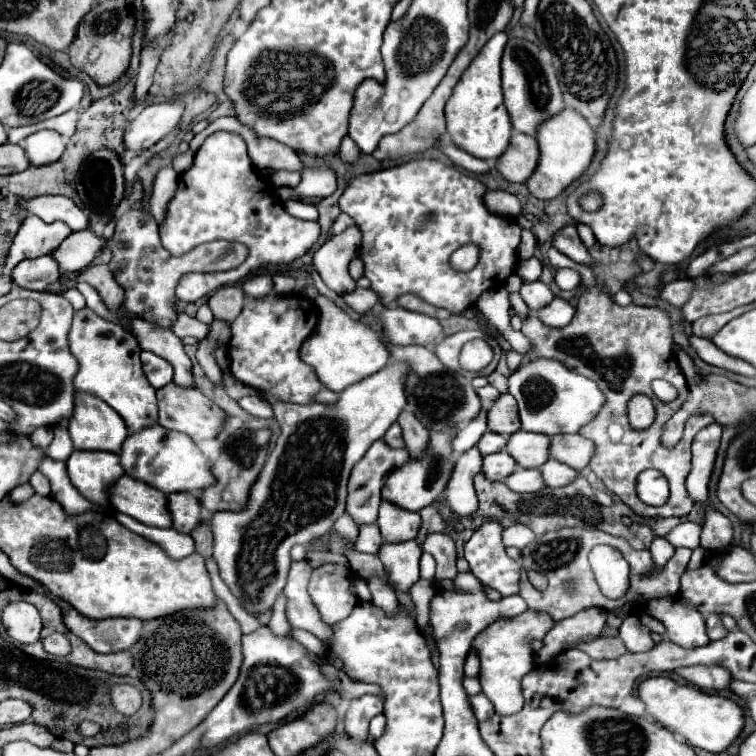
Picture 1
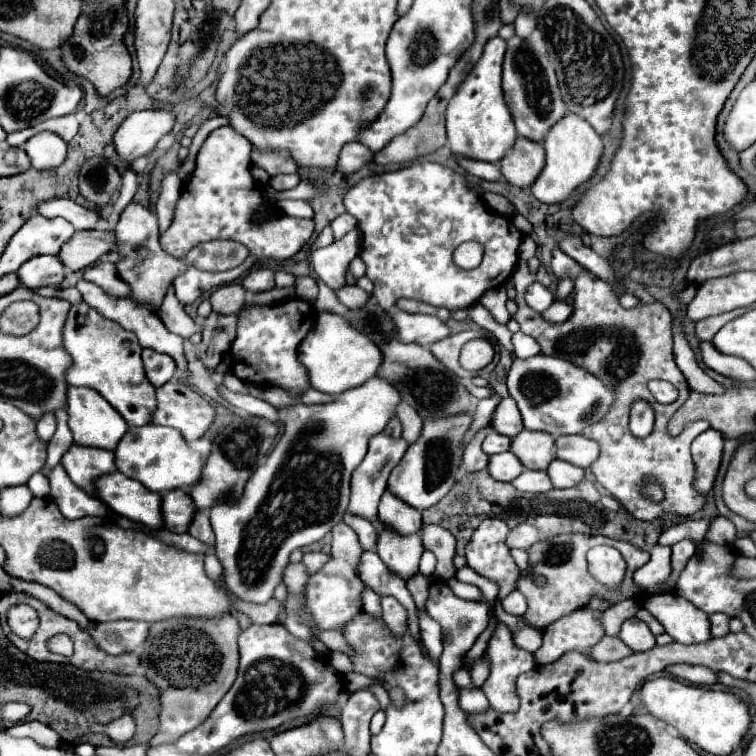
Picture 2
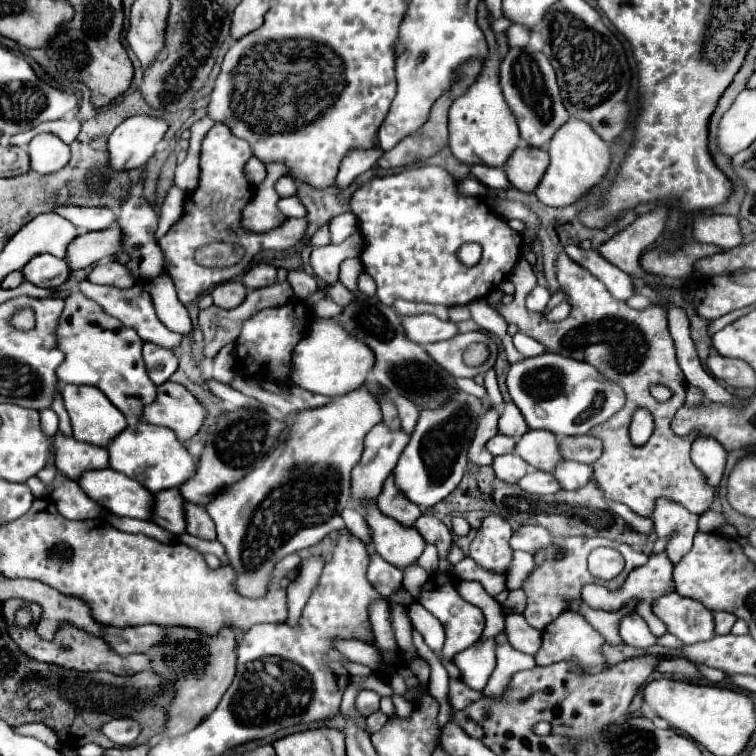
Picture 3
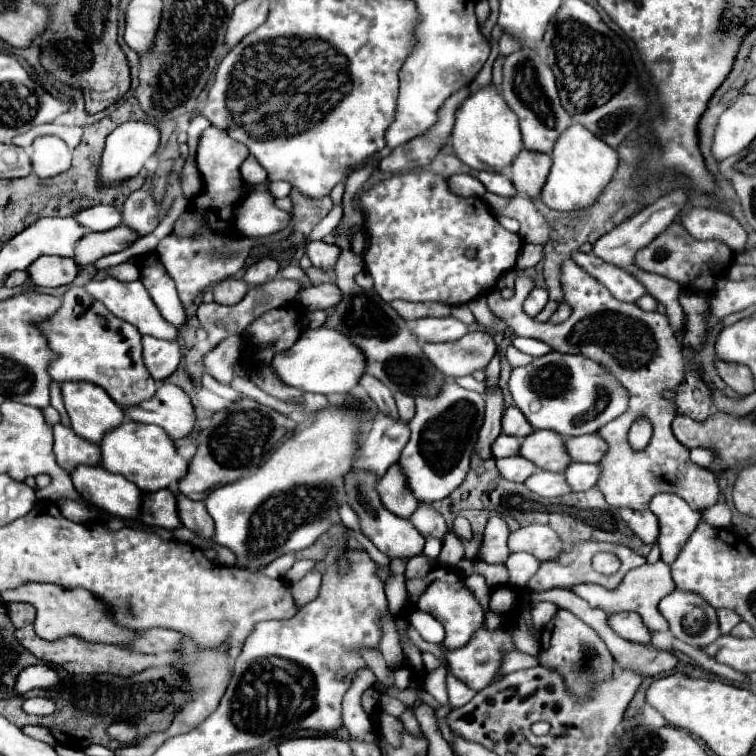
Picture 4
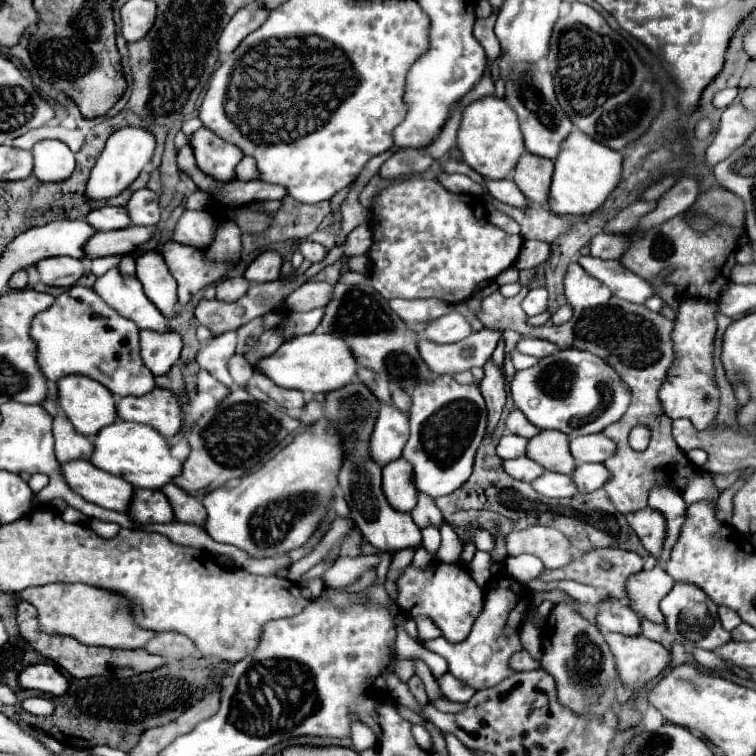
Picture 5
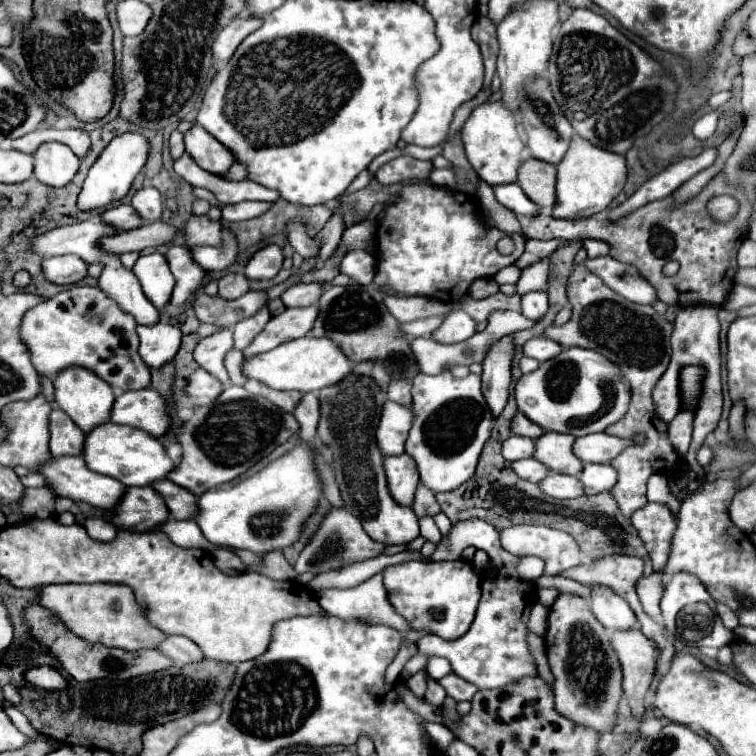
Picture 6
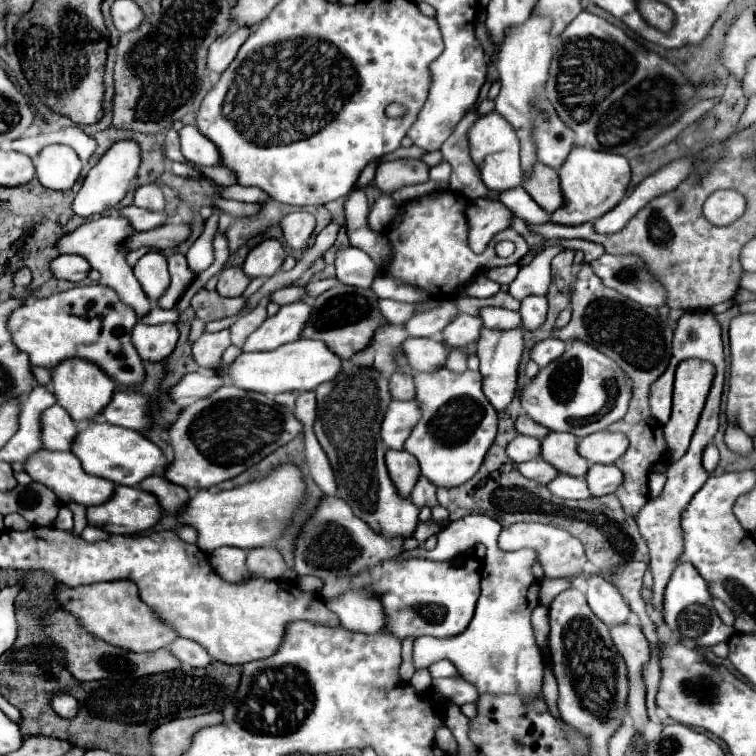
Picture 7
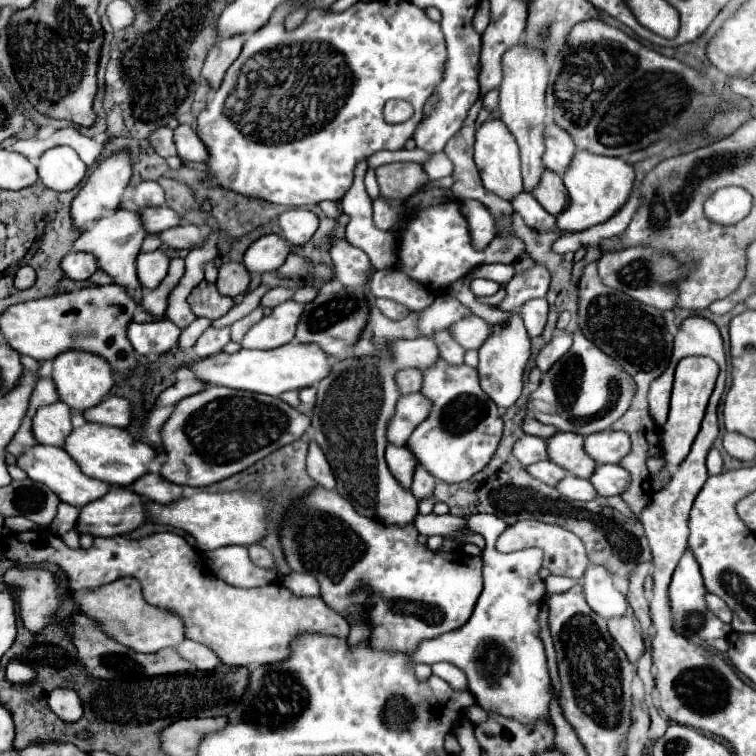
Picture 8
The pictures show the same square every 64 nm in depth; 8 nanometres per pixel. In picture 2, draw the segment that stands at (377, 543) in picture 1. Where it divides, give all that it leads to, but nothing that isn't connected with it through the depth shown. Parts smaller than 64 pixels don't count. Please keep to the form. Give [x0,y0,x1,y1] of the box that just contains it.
[344,514,378,550]

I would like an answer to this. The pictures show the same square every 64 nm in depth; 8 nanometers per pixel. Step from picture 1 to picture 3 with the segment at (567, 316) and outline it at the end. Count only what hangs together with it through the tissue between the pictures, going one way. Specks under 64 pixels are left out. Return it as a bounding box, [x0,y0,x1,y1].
[546,302,570,322]

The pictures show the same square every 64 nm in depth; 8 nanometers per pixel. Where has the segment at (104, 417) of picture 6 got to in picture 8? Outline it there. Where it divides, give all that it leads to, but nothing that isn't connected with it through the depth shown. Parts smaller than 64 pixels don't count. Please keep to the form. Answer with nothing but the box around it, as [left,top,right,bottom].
[52,352,114,412]

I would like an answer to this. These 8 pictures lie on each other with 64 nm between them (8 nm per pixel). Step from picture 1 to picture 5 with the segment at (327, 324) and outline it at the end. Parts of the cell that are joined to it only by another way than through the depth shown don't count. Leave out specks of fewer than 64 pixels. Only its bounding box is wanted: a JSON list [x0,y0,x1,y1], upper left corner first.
[256,334,358,394]

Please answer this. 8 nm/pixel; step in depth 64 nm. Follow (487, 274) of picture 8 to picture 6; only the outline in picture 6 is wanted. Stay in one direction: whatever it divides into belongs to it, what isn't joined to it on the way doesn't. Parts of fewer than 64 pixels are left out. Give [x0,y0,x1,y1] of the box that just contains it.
[494,266,520,284]

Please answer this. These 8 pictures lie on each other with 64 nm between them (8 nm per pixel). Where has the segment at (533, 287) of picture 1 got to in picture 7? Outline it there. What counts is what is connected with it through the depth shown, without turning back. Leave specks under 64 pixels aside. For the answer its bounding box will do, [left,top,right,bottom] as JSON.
[520,296,548,330]

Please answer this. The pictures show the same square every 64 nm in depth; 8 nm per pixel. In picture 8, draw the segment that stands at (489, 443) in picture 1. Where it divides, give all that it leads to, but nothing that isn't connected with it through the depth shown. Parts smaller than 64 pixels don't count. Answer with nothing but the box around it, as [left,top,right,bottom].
[512,436,548,466]

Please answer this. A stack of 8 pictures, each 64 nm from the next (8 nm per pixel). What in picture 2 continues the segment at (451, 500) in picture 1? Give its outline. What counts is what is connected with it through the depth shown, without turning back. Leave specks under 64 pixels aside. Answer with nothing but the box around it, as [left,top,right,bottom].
[462,430,488,474]

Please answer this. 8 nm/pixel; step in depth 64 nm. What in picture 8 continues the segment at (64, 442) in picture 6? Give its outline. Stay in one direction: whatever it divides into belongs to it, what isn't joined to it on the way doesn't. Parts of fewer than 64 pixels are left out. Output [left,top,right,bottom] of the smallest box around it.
[32,402,72,448]

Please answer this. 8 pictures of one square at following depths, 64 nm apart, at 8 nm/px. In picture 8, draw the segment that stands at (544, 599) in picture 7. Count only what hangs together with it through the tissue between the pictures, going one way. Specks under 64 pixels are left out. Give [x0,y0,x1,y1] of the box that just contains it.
[546,576,576,596]

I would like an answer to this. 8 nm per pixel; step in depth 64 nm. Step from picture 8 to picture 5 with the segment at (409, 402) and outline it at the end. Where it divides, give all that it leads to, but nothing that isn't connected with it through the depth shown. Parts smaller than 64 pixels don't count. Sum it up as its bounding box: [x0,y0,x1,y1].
[370,406,408,468]

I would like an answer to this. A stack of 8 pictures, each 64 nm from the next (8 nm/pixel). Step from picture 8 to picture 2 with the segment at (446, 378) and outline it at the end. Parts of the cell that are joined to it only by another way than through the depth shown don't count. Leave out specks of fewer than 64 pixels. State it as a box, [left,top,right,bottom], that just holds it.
[388,416,472,510]

